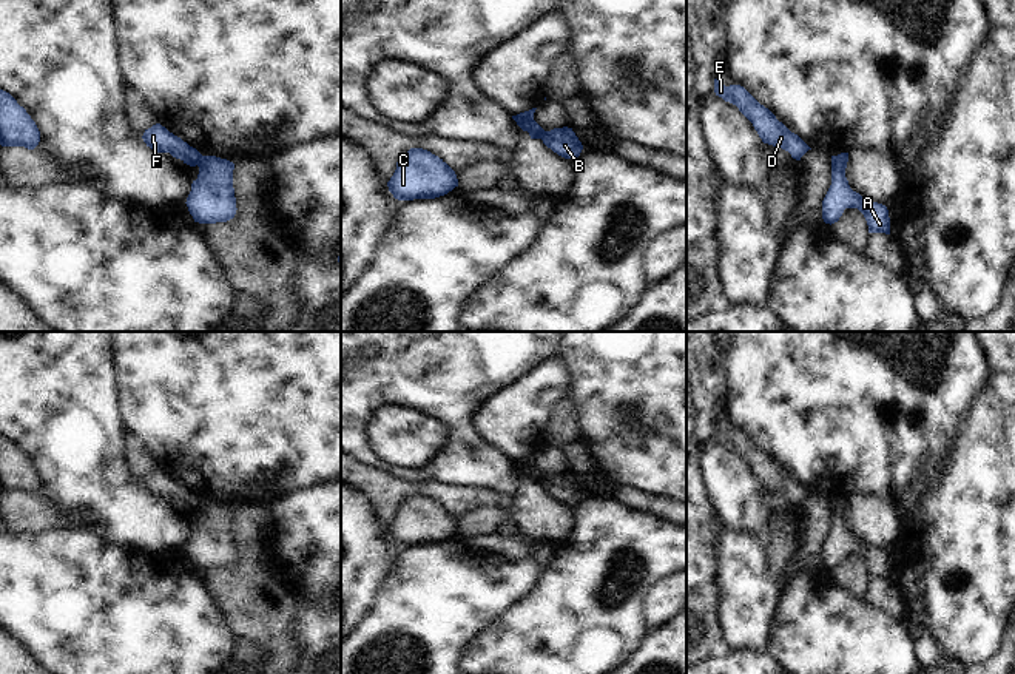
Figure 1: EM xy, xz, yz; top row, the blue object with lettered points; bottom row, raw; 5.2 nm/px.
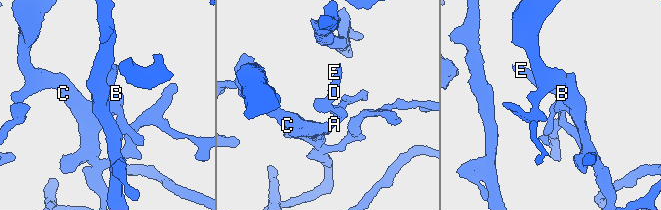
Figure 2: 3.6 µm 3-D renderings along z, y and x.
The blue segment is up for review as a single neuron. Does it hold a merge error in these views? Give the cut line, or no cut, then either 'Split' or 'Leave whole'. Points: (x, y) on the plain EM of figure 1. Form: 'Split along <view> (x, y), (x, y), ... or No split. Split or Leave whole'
Split along xy (202, 502), (198, 511). Split

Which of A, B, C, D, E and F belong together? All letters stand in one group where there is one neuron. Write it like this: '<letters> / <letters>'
A B C / D E F

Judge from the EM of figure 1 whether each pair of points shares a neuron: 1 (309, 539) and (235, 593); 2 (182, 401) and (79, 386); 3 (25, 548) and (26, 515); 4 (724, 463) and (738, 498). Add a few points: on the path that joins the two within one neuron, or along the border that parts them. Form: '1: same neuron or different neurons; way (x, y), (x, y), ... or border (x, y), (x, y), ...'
1: different neurons; border (270, 574), (295, 602)
2: different neurons; border (111, 357), (119, 415), (125, 427)
3: different neurons; border (62, 526), (16, 534)
4: same neuron; way (724, 472), (733, 489)

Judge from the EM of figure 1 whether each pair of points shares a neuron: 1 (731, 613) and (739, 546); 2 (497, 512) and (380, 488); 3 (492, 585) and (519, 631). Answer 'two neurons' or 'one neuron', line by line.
1: one neuron
2: two neurons
3: two neurons

